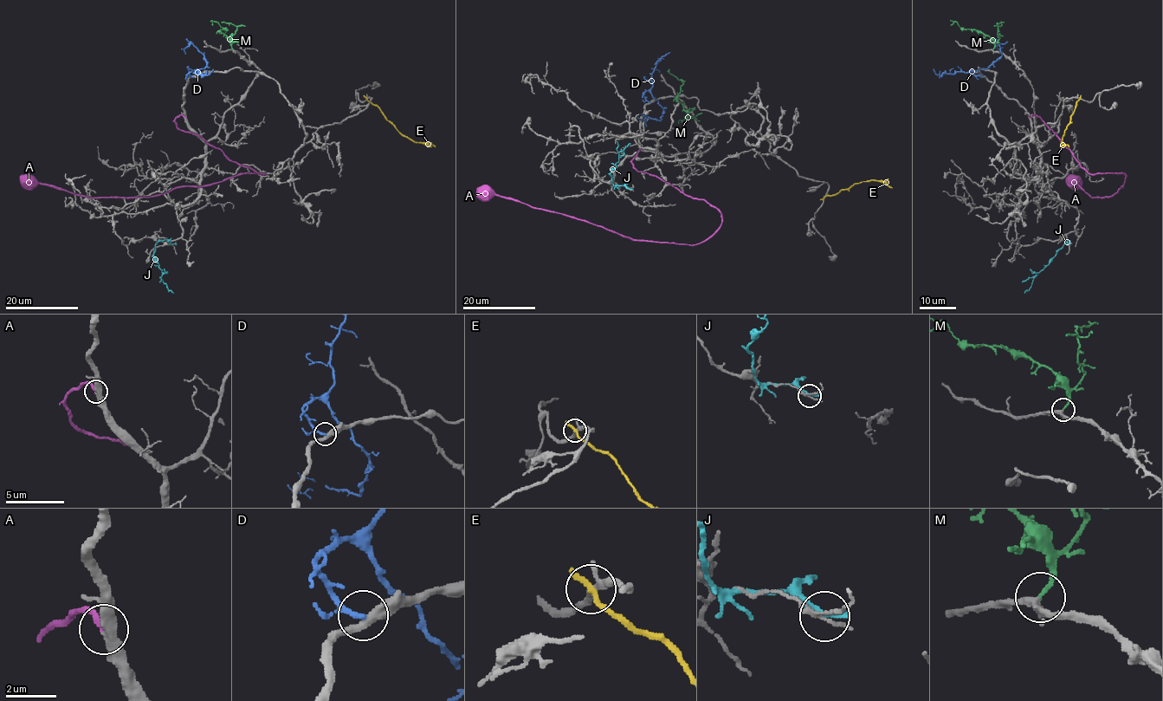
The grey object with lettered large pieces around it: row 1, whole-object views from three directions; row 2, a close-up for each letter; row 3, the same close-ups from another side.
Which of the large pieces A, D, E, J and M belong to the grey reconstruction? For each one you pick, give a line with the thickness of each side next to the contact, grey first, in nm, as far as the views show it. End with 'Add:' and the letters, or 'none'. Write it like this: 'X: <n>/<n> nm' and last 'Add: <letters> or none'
A: 360/240 nm
M: 220/170 nm
Add: A, M

